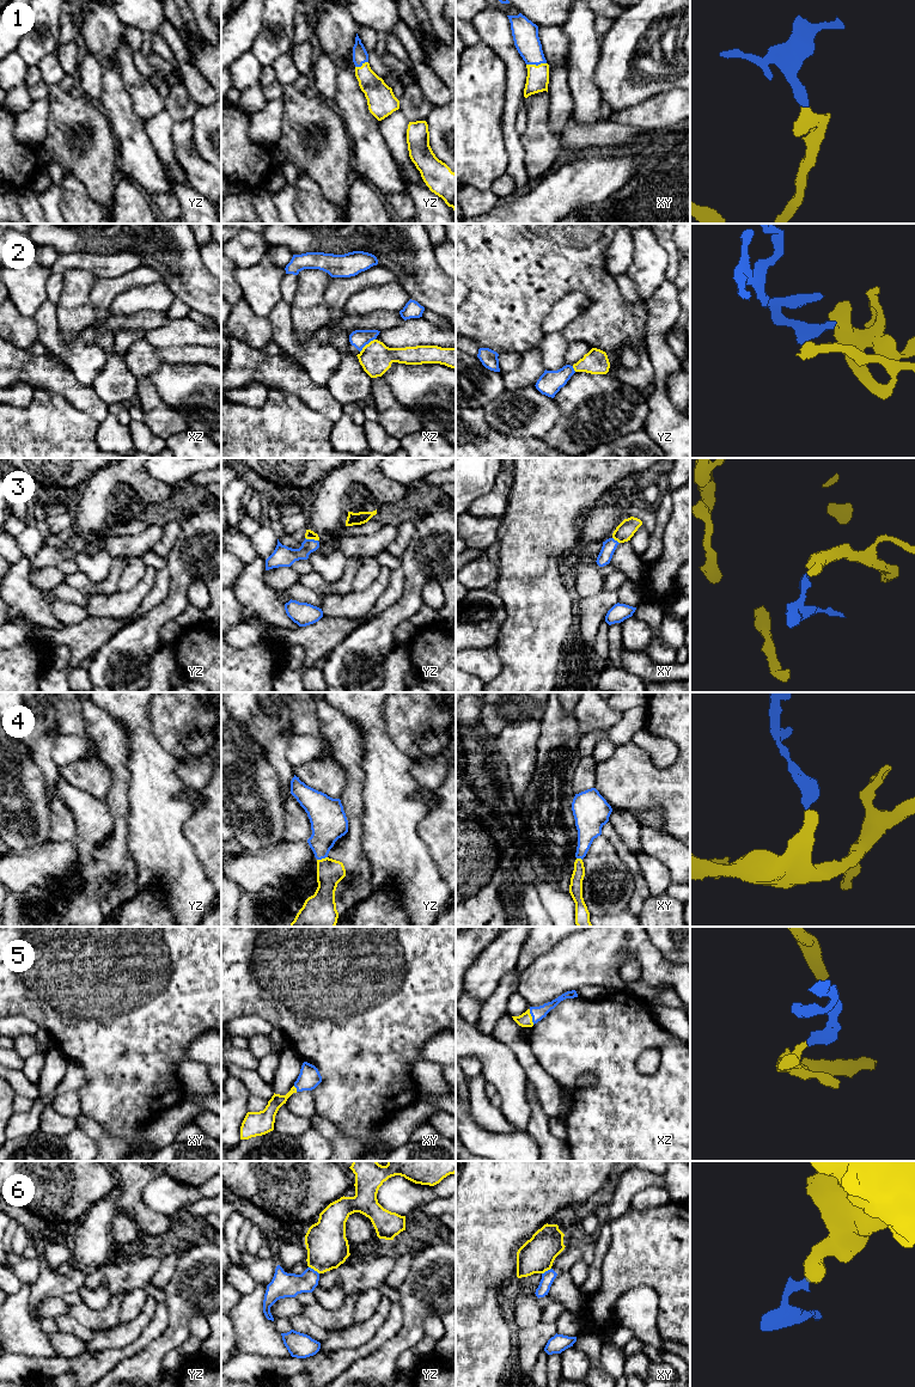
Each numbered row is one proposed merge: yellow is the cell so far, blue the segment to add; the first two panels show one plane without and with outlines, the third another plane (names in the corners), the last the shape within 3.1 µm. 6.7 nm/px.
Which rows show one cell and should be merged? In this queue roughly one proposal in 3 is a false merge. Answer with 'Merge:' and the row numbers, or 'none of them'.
Merge: 1, 3, 4, 5

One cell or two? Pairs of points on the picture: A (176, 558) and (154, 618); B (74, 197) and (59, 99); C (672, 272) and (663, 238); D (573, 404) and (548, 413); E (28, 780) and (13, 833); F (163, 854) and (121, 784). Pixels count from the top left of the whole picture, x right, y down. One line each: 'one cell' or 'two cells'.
A: one cell
B: two cells
C: one cell
D: two cells
E: one cell
F: two cells

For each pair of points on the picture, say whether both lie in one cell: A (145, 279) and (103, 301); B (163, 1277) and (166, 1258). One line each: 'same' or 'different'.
A: same
B: same

